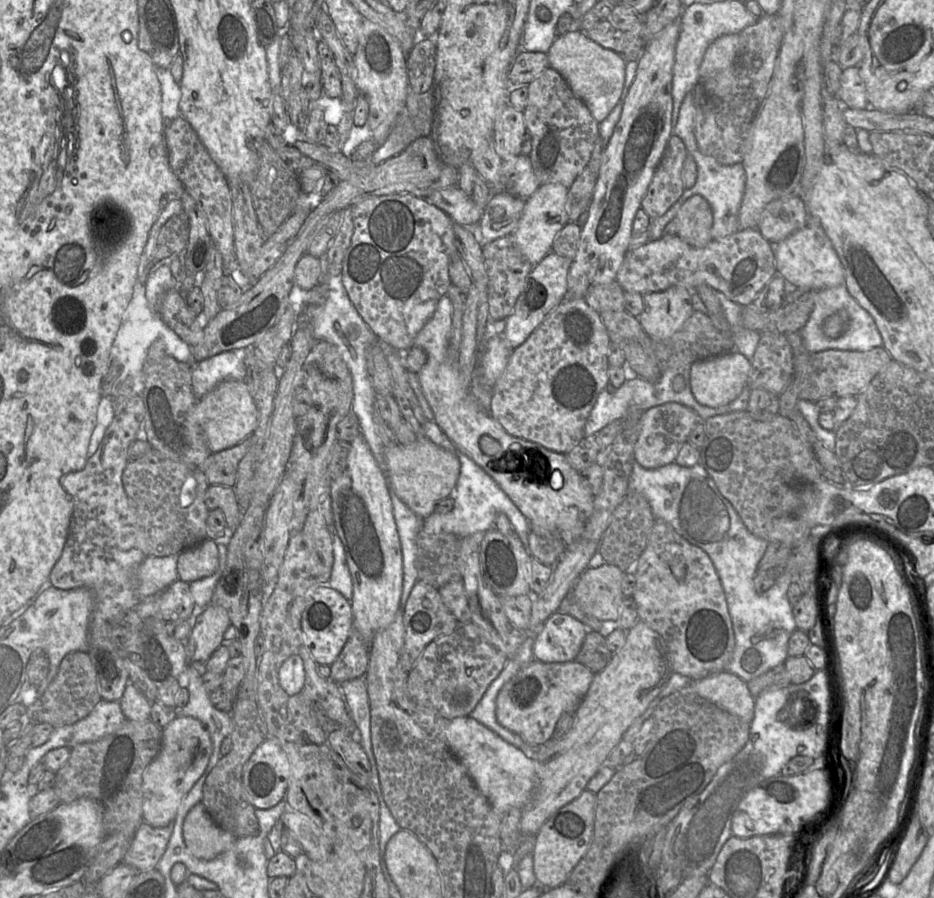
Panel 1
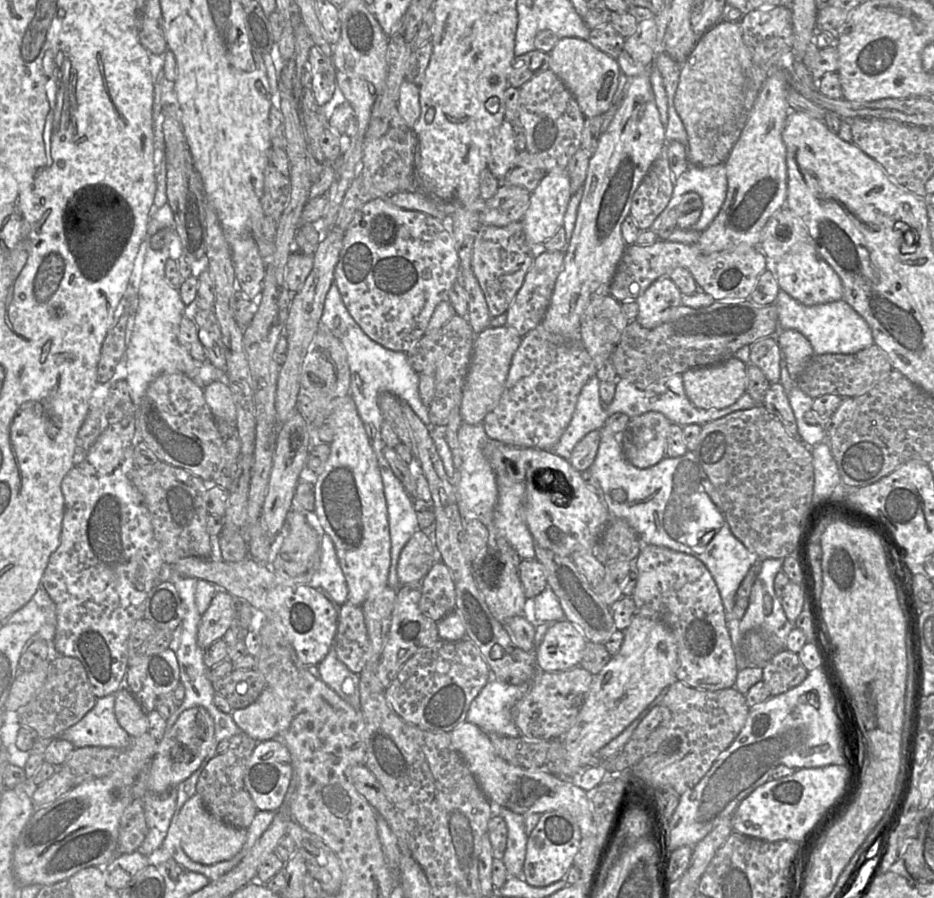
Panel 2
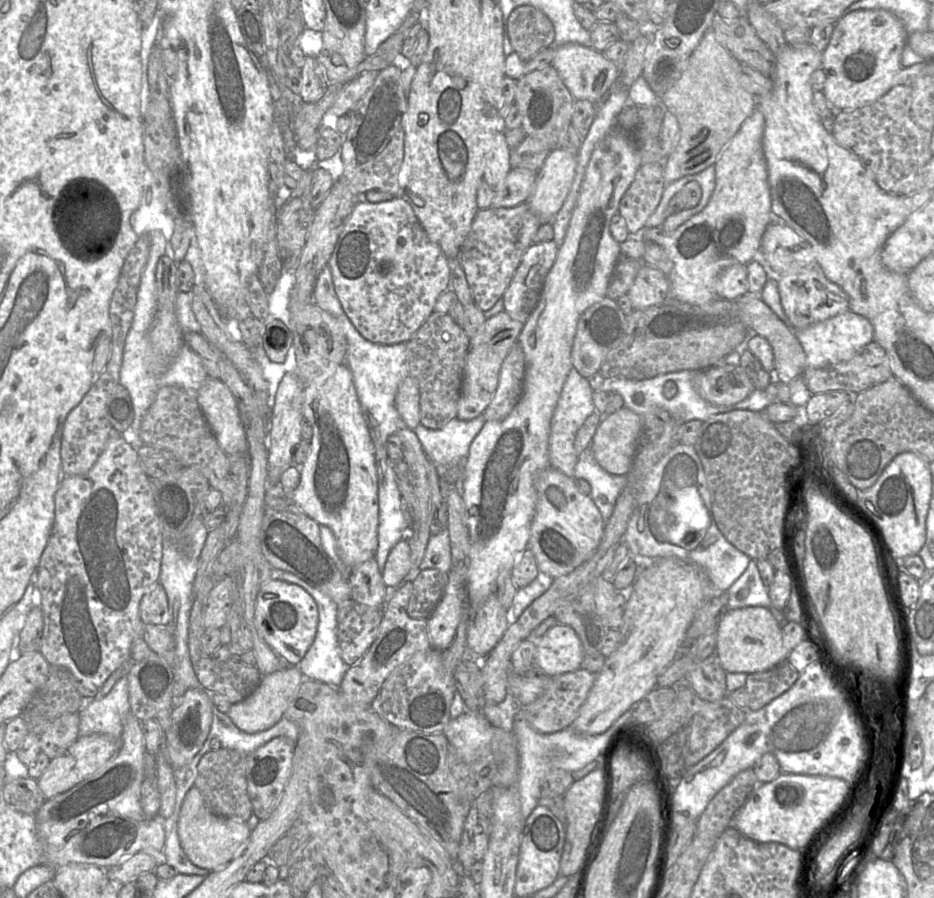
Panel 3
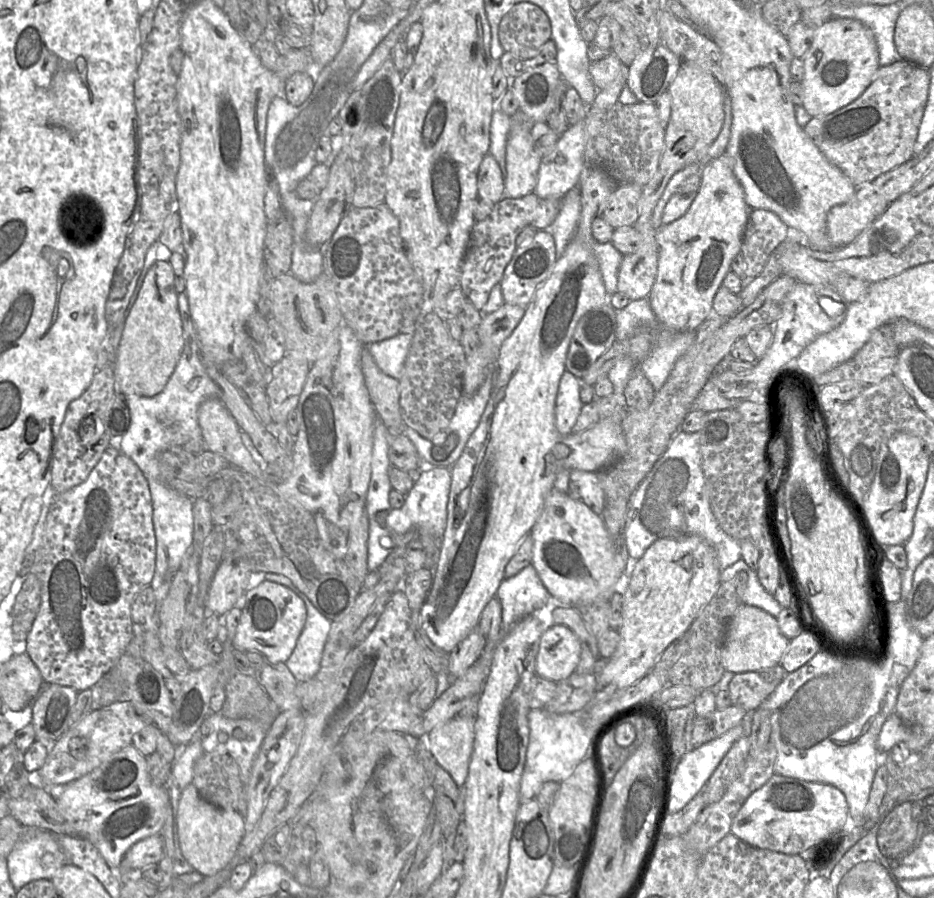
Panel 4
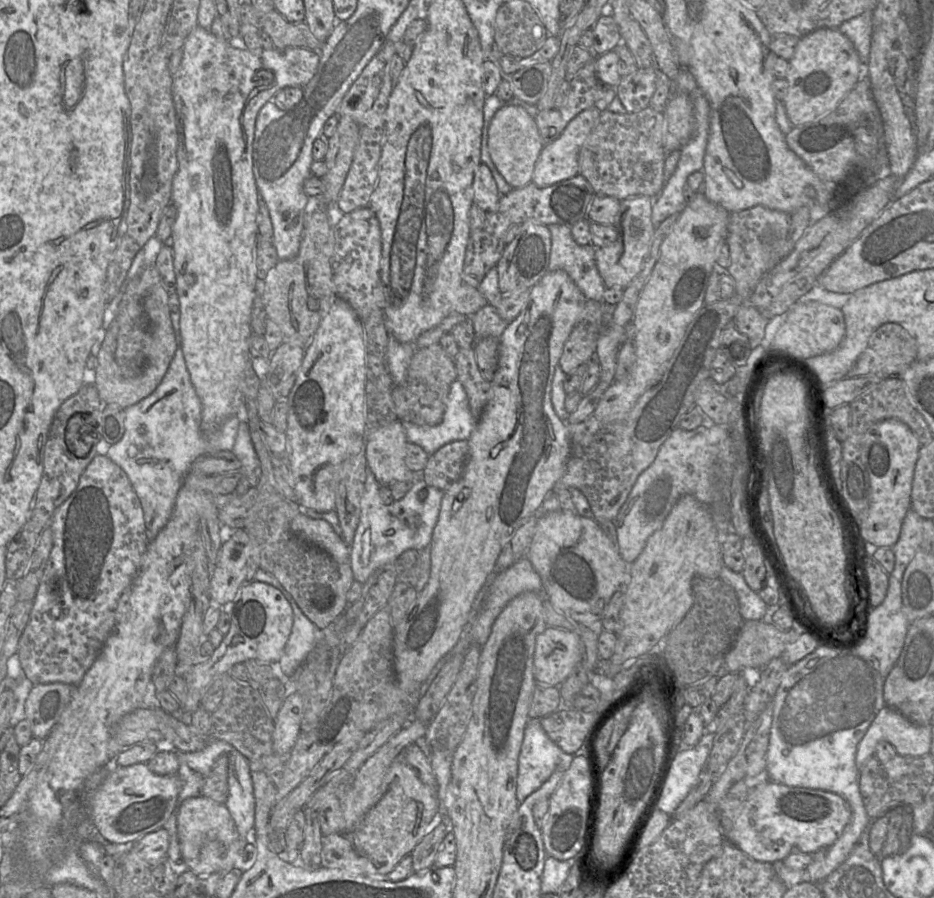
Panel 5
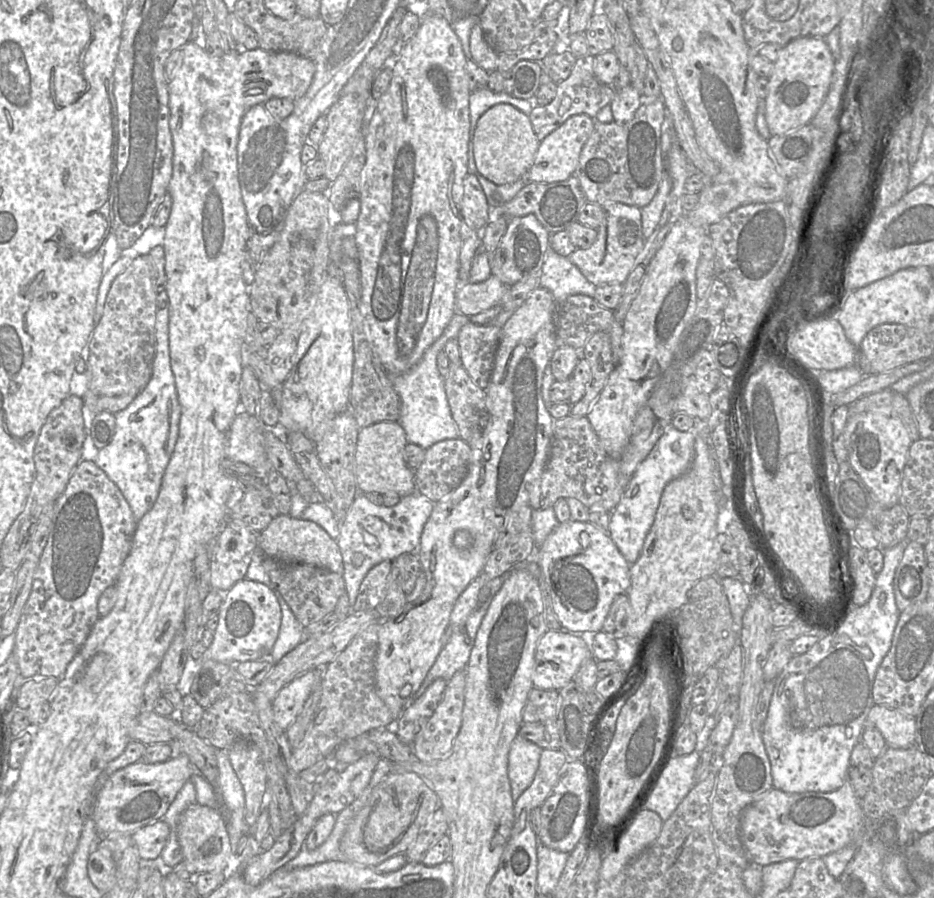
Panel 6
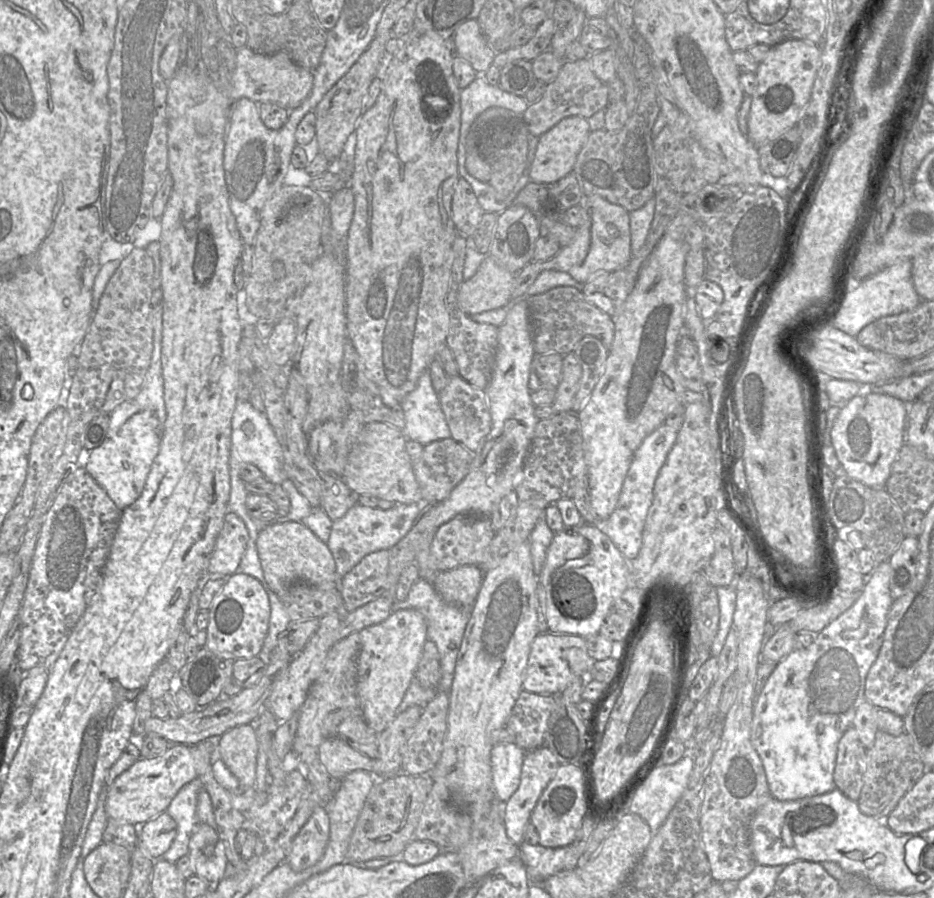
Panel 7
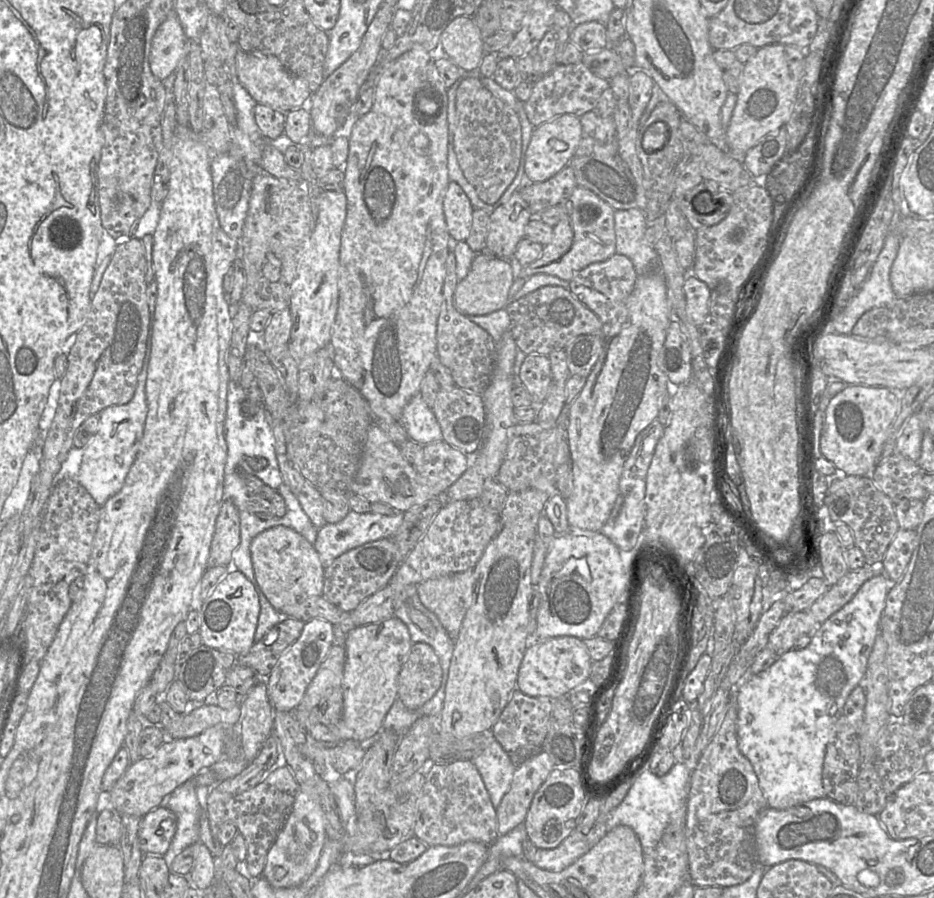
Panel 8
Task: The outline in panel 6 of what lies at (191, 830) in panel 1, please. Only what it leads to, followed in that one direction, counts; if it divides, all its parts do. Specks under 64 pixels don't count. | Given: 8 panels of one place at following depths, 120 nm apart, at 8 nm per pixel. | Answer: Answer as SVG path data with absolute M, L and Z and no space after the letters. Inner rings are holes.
M197 802L189 806L179 820L178 840L183 860L193 875L222 873L229 876L229 864L232 862L233 854L226 818L218 808L200 805Z

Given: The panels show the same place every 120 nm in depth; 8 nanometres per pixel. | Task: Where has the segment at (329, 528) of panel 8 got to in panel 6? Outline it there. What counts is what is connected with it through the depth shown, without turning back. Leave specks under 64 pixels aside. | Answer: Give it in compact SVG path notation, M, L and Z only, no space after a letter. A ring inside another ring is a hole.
M418 491L401 497L398 504L392 507L375 505L366 494L359 493L345 518L340 522L340 534L336 539L342 554L344 565L342 576L350 608L354 606L360 585L371 568L383 561L394 561L405 553L417 553L423 528L434 505Z

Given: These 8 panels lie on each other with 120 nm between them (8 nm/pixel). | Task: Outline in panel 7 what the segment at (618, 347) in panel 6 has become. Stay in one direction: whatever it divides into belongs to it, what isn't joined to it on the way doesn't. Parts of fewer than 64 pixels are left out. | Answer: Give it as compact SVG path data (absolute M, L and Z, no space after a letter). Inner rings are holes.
M558 286L527 298L528 317L533 347L536 355L555 352L572 353L585 336L598 338L607 350L614 339L614 318L589 303L582 291L569 286Z

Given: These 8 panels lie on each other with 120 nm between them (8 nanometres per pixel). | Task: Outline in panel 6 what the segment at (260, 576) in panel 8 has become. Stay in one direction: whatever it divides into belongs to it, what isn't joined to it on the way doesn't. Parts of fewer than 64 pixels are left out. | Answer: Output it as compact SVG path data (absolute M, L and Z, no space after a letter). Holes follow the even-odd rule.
M290 514L278 515L259 535L258 547L268 557L284 563L306 563L342 575L344 565L336 540L318 524Z

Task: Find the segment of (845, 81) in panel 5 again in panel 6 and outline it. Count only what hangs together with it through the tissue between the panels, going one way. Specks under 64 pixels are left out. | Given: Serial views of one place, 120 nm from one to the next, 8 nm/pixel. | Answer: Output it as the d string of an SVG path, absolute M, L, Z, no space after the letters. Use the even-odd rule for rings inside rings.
M798 37L781 48L764 99L765 120L771 135L784 135L811 121L828 93L835 60L823 37Z

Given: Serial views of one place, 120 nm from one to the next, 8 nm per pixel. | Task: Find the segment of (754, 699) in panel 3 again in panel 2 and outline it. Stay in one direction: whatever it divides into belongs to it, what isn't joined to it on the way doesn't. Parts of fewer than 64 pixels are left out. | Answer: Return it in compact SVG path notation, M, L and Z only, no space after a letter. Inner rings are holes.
M783 649L763 666L762 681L777 696L801 684L808 672L797 653Z

